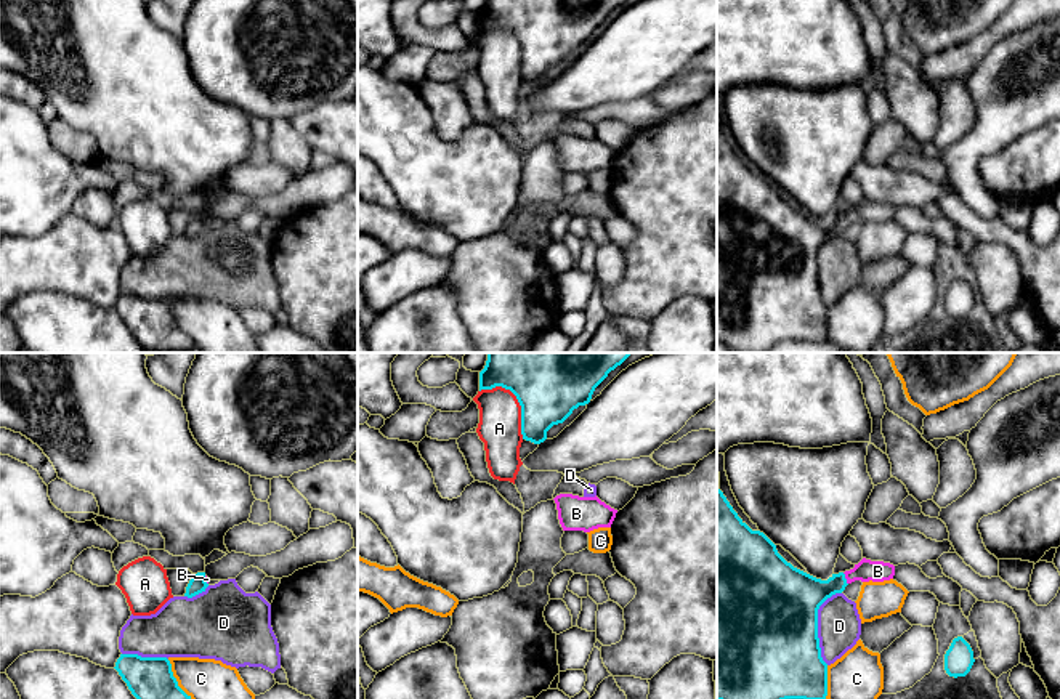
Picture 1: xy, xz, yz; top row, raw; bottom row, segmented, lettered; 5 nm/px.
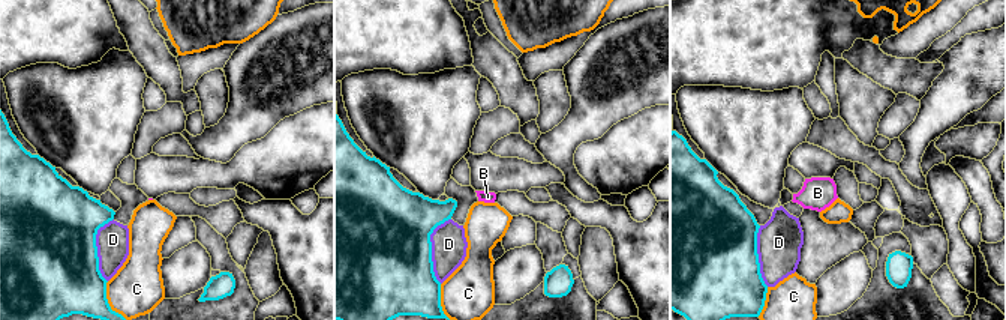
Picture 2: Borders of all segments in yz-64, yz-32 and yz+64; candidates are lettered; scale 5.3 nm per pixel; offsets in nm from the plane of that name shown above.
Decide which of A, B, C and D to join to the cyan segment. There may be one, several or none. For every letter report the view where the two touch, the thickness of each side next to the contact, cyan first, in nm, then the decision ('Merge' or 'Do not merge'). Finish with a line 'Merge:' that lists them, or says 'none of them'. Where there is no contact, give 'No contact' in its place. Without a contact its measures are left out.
A: Touches cyan in xz. Thickness 320 nm (cyan) against 220 nm. Do not merge
B: Touches cyan in yz. Thickness 240 nm (cyan) against 110 nm. Merge
C: Touches cyan in xy. Thickness 220 nm (cyan) against 260 nm. Do not merge
D: Touches cyan in yz. Thickness 500 nm (cyan) against 220 nm. Do not merge
Merge: B

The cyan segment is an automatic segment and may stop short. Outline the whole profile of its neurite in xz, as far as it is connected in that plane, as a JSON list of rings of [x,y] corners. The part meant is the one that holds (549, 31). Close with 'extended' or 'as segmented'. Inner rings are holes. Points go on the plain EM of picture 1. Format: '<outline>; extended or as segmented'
[[[488,0],[479,13],[479,32],[502,27],[510,30],[521,46],[521,75],[523,80],[540,85],[547,80],[547,72],[563,64],[574,50],[590,43],[595,29],[608,18],[611,11],[625,0]]]; as segmented

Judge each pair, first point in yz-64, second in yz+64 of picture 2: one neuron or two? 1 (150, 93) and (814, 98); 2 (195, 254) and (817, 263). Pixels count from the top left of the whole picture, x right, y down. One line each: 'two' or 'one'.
1: one
2: two

